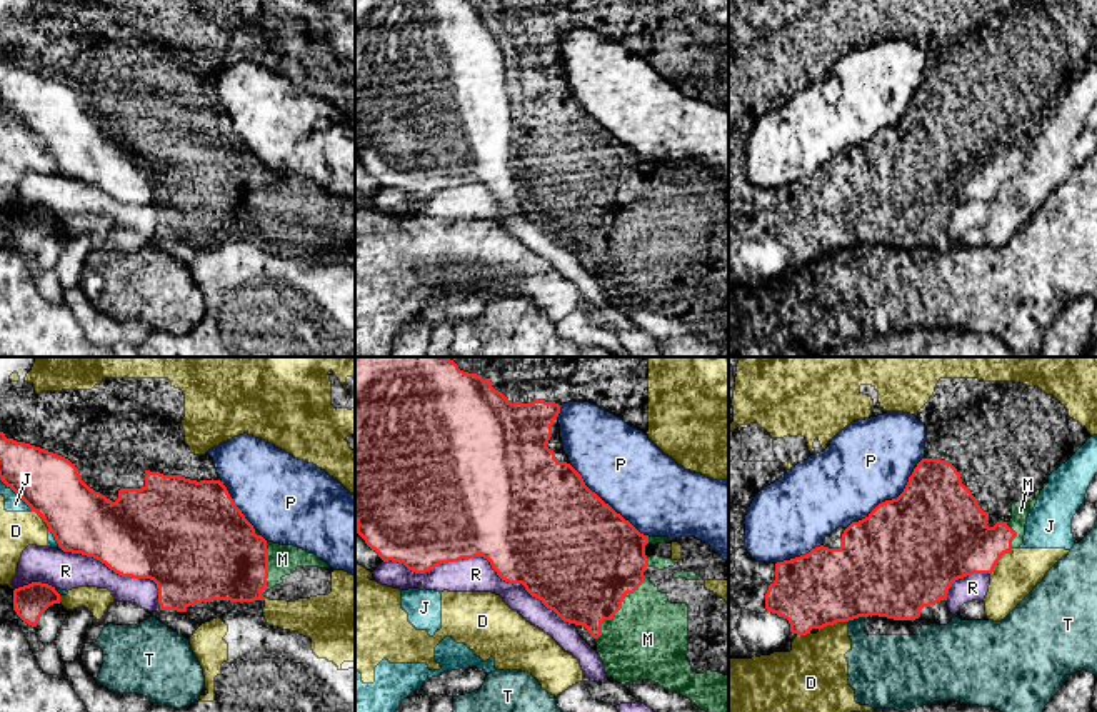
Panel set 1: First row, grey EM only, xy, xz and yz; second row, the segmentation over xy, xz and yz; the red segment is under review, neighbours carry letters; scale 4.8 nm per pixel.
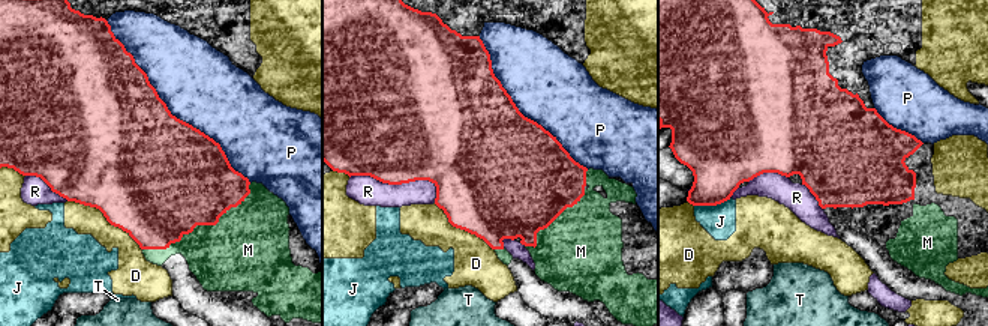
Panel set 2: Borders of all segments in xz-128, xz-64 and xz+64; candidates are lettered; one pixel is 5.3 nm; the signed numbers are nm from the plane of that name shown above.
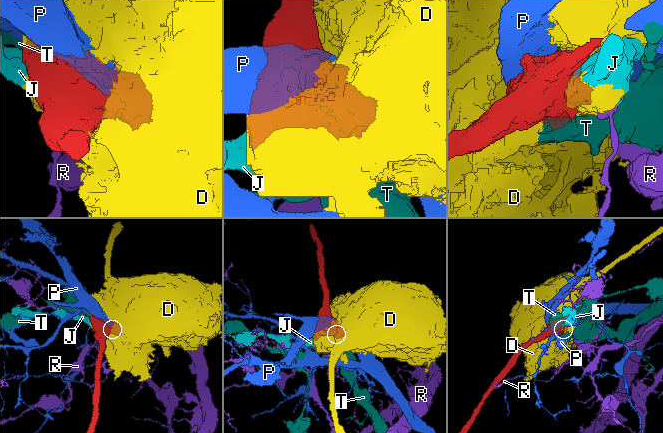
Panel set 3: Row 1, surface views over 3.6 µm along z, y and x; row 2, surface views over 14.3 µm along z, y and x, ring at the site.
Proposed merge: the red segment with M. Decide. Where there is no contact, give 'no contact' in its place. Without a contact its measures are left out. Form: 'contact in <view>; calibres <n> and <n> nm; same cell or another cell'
contact in xz; calibres 460 and 400 nm; same cell

